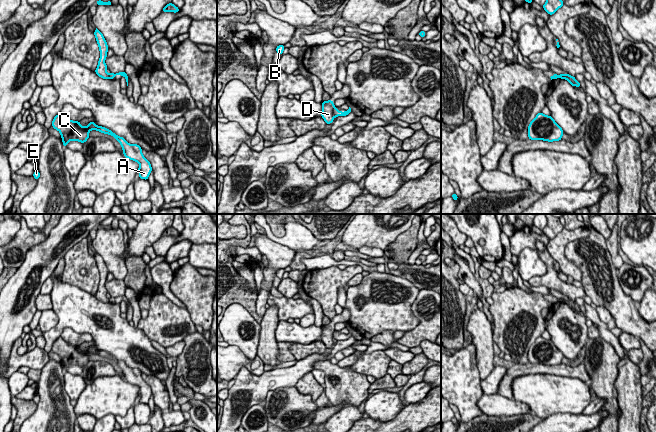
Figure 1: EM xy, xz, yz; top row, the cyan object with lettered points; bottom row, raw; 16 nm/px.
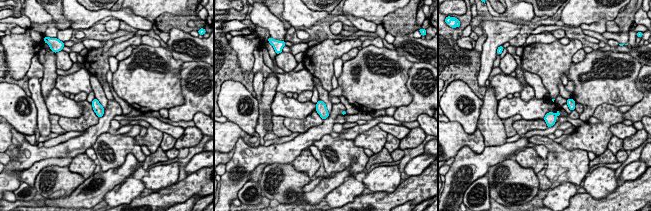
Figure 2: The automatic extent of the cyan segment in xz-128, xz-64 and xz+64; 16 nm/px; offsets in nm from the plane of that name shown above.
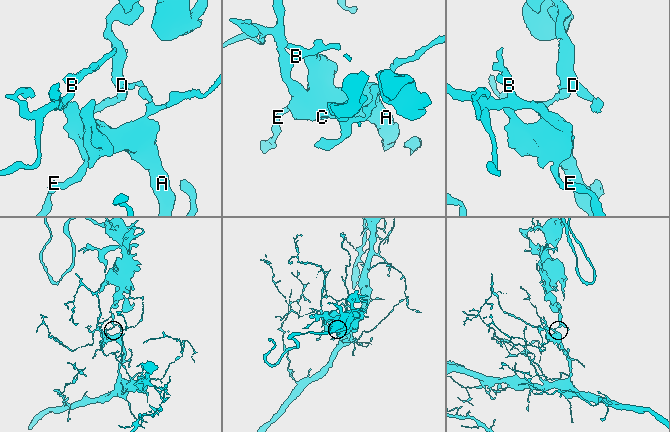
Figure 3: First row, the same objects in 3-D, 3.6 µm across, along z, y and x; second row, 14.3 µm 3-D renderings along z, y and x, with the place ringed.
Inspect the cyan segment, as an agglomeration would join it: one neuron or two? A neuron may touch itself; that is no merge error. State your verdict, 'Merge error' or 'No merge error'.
Merge error

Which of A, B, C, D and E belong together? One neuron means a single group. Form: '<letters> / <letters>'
A B C E / D

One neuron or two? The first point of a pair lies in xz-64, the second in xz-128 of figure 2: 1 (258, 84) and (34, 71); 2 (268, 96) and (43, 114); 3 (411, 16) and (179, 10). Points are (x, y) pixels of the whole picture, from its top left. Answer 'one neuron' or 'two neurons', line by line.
1: two neurons
2: two neurons
3: two neurons

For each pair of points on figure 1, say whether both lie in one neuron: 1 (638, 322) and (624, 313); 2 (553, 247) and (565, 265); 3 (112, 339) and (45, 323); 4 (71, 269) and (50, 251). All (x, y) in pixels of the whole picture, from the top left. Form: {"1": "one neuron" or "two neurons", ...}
{"1": "one neuron", "2": "one neuron", "3": "two neurons", "4": "two neurons"}

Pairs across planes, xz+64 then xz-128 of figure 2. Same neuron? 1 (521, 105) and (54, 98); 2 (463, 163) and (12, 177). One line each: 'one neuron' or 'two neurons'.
1: one neuron
2: one neuron

